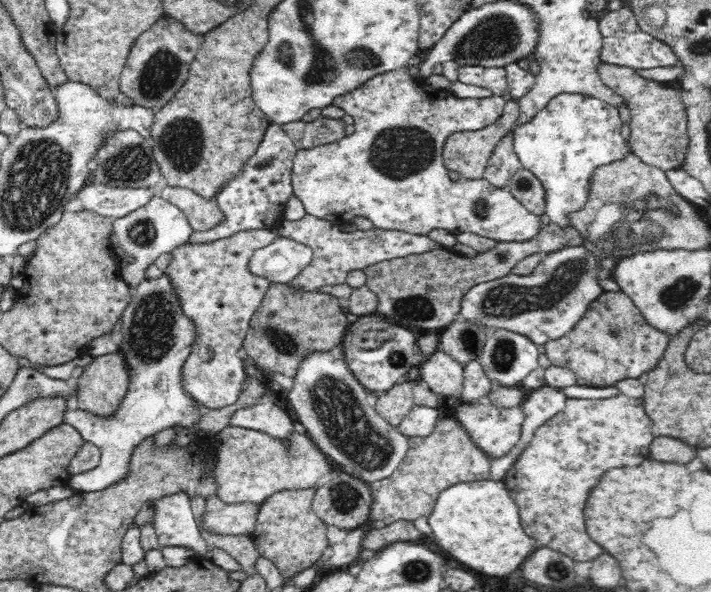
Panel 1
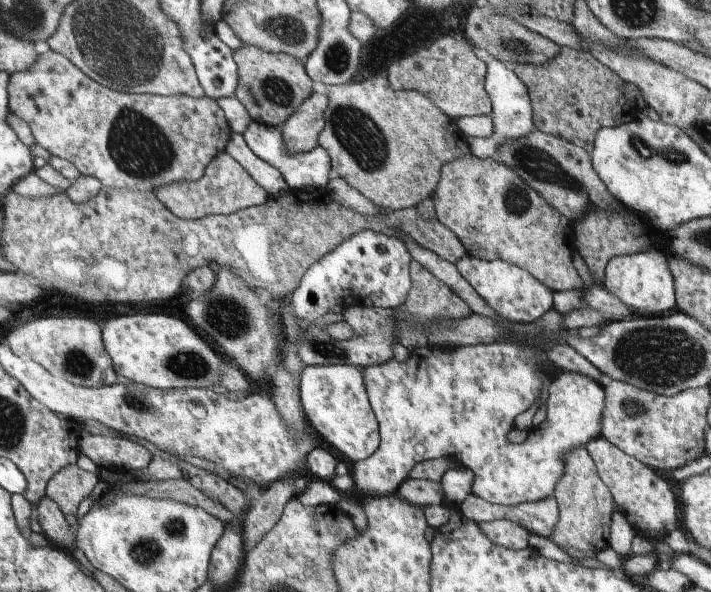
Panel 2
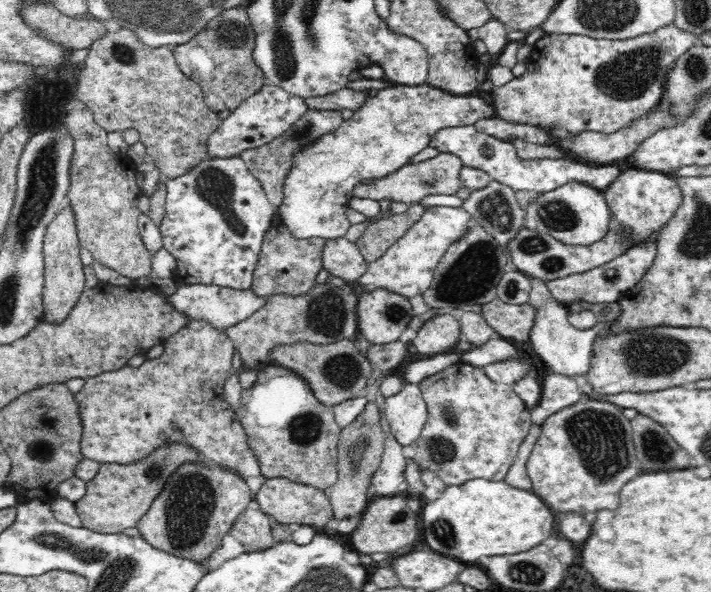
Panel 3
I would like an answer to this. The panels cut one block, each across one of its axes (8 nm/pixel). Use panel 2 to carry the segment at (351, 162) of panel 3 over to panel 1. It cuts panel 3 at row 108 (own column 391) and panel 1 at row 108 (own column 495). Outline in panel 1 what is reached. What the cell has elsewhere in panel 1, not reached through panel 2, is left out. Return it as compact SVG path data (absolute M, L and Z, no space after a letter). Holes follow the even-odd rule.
M402 67L392 72L378 74L375 77L367 80L363 86L349 94L340 95L334 98L332 105L343 108L346 113L354 118L354 133L346 135L344 138L330 144L323 144L311 149L300 149L296 153L292 168L292 186L296 191L298 197L302 201L306 213L312 214L320 219L326 219L337 224L346 224L350 222L352 216L362 214L372 220L374 226L384 229L396 229L409 233L427 235L436 230L436 228L444 228L451 233L474 233L484 238L489 238L494 241L510 242L526 242L540 234L542 222L538 215L532 214L514 195L505 187L497 187L492 185L486 177L481 179L467 179L461 177L458 180L452 180L448 176L448 169L444 165L443 146L446 137L456 131L469 131L474 128L480 130L485 126L494 124L500 115L503 113L505 103L502 96L493 95L486 98L459 98L450 94L446 90L433 89L428 84L419 78L415 78L408 73L408 67Z

